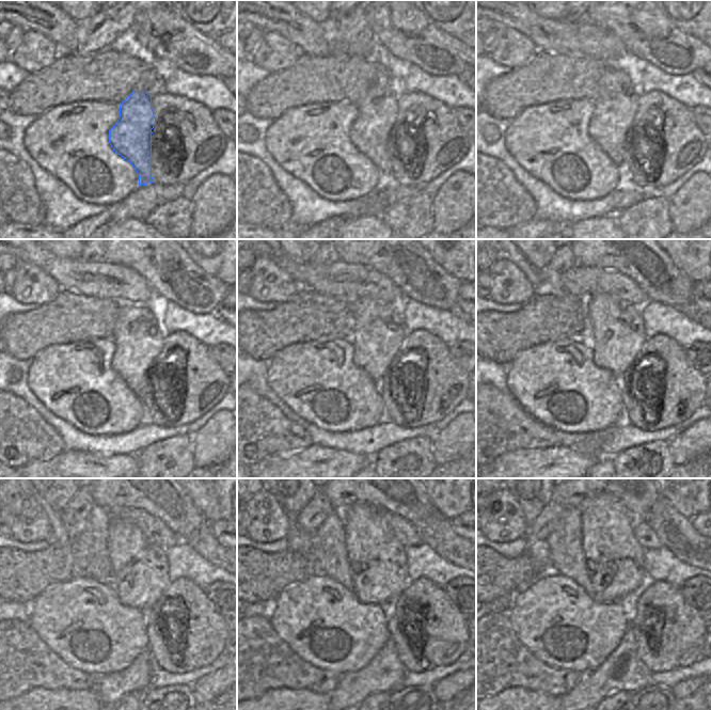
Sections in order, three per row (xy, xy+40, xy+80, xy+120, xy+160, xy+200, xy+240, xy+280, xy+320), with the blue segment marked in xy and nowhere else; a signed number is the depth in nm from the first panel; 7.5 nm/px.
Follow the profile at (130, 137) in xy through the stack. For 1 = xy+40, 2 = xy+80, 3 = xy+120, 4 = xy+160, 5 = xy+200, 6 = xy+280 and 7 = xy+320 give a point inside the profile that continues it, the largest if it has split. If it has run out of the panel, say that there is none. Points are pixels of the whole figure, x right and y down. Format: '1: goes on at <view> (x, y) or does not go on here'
1: goes on at xy+40 (370, 131)
2: goes on at xy+80 (615, 106)
3: goes on at xy+120 (138, 335)
4: goes on at xy+160 (378, 331)
5: goes on at xy+200 (616, 331)
6: goes on at xy+280 (379, 569)
7: goes on at xy+320 (615, 559)

